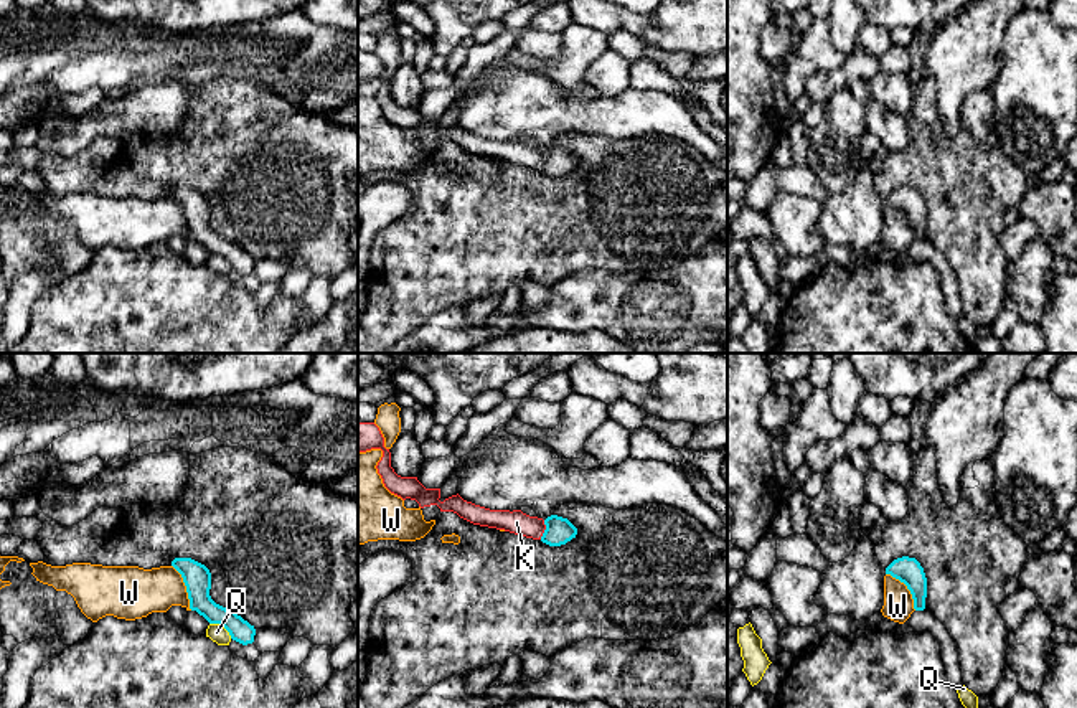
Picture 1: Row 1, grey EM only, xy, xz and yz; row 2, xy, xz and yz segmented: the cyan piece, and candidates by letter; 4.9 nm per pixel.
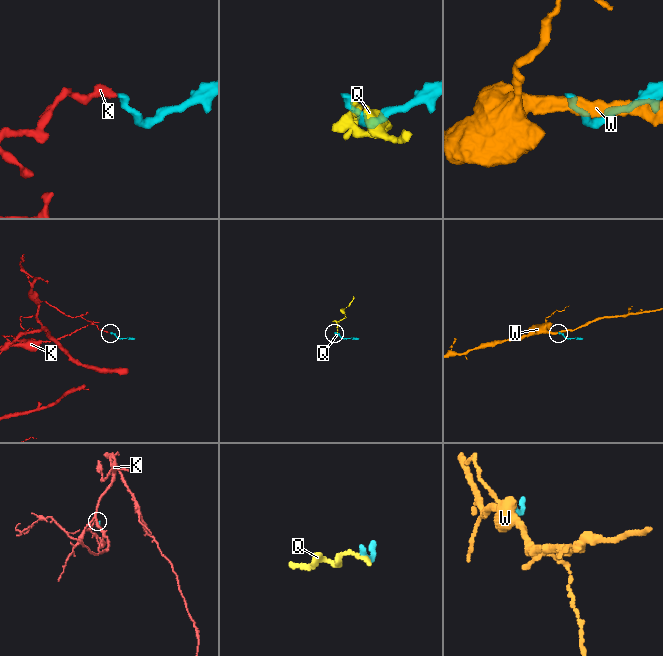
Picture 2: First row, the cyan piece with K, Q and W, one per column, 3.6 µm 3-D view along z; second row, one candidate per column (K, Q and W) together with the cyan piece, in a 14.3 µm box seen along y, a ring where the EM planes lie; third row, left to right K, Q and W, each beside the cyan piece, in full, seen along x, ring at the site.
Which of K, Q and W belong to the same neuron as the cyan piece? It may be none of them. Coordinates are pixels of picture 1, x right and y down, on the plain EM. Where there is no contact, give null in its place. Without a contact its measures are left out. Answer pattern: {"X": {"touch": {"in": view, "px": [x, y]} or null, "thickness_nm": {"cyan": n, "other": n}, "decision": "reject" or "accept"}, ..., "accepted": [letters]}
{"K": {"touch": {"in": "xz", "px": [545, 160]}, "thickness_nm": {"cyan": 130, "other": 120}, "decision": "accept"}, "Q": {"touch": {"in": "xy", "px": [221, 254]}, "thickness_nm": {"cyan": 130, "other": 90}, "decision": "reject"}, "W": {"touch": {"in": "xy", "px": [187, 218]}, "thickness_nm": {"cyan": 140, "other": 240}, "decision": "reject"}, "accepted": ["K"]}

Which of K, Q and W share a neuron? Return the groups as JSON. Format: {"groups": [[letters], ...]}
{"groups": [["K"], ["Q", "W"]]}

